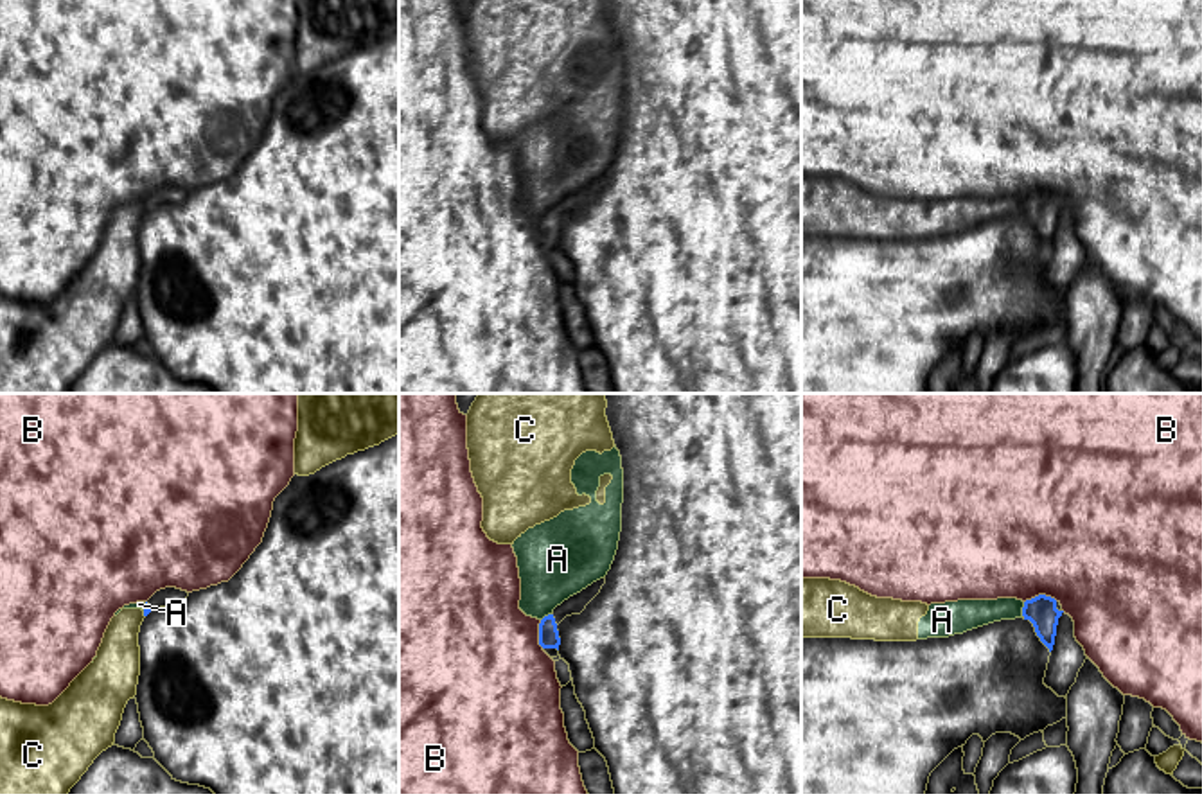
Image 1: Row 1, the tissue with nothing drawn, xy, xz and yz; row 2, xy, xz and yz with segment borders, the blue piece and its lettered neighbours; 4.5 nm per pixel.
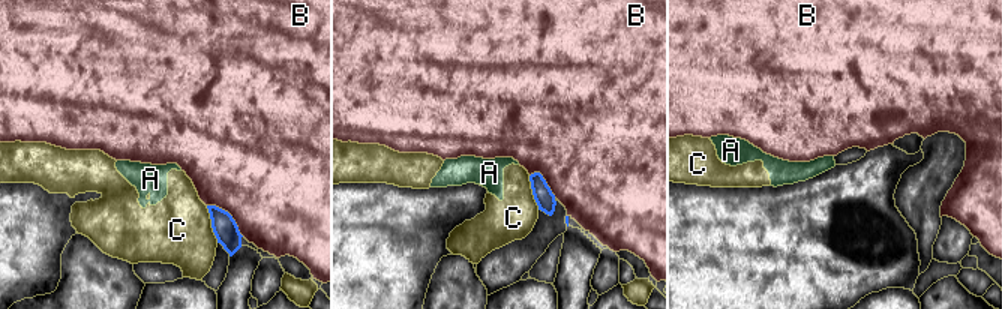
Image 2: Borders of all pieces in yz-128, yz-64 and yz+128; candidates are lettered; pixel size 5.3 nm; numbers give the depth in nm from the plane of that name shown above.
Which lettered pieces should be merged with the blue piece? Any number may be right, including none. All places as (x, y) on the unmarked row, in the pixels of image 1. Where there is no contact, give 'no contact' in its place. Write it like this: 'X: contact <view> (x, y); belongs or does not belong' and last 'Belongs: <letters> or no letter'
A: contact yz (1023, 207); does not belong
B: contact yz (1041, 193); does not belong
C: contact xy (144, 212); does not belong
Belongs: no letter

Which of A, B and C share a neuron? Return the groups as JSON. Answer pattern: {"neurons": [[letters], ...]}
{"neurons": [["A", "C"], ["B"]]}

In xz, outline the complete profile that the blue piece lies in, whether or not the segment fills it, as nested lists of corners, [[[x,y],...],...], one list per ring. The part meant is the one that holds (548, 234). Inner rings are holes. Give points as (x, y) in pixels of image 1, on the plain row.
[[[548,212],[539,221],[539,243],[543,246],[557,246],[561,243],[559,228],[553,212]]]

